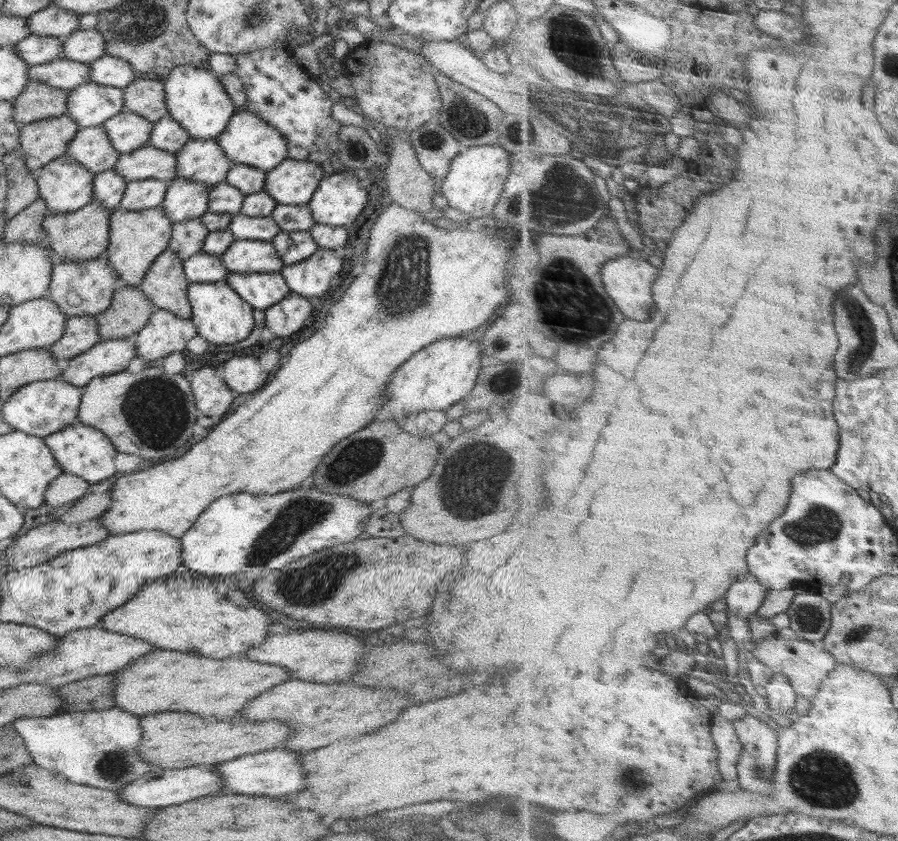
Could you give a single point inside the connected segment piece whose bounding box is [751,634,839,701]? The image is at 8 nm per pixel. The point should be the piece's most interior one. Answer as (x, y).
(808, 664)

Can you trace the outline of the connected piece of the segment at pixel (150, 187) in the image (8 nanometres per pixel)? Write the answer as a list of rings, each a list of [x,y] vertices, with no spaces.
[[[154,178],[127,182],[120,207],[130,211],[158,208],[164,202],[167,185]]]

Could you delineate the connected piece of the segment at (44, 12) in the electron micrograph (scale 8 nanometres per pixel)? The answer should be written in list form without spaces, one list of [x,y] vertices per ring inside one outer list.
[[[49,5],[28,17],[29,35],[53,37],[60,42],[79,28],[78,15]]]

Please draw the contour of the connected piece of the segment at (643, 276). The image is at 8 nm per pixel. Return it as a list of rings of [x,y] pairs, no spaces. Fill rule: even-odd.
[[[633,253],[611,260],[602,270],[604,281],[606,281],[606,290],[610,292],[610,296],[614,296],[614,300],[622,308],[622,312],[626,312],[626,316],[630,316],[630,318],[642,321],[650,320],[658,308],[654,298],[654,284],[660,278],[660,274],[660,268],[652,266],[645,256]]]

